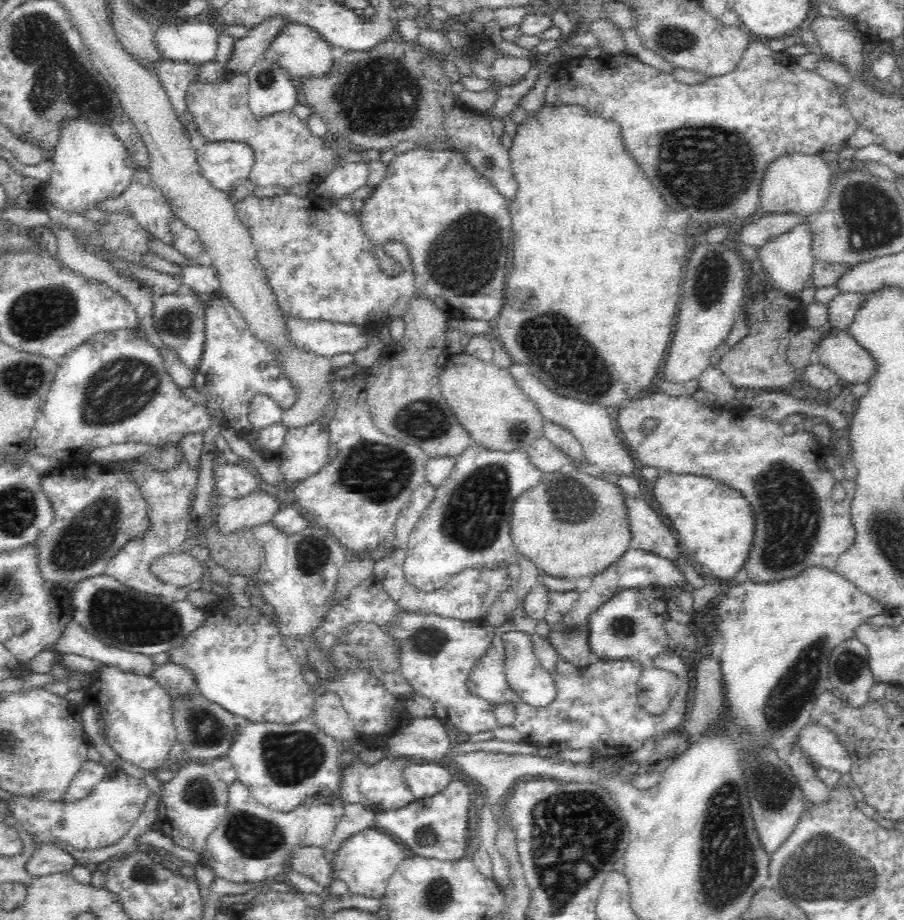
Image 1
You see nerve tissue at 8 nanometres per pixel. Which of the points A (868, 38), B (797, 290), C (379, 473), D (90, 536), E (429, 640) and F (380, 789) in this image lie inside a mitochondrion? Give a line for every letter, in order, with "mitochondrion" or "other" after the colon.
A: other
B: other
C: mitochondrion
D: mitochondrion
E: mitochondrion
F: other

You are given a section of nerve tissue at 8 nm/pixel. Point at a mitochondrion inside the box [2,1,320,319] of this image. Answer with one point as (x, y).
(38, 41)

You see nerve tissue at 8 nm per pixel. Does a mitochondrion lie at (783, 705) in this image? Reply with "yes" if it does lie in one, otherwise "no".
yes

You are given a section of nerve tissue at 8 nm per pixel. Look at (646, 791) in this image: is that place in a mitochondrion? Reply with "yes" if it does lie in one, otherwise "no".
no

